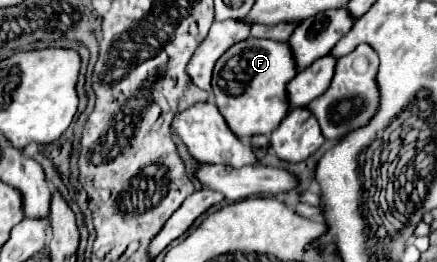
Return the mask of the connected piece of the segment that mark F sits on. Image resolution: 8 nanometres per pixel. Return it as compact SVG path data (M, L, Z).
M247 38L233 44L217 60L213 68L215 104L239 140L249 140L255 134L271 134L279 126L289 110L285 86L295 74L295 62L287 42Z

